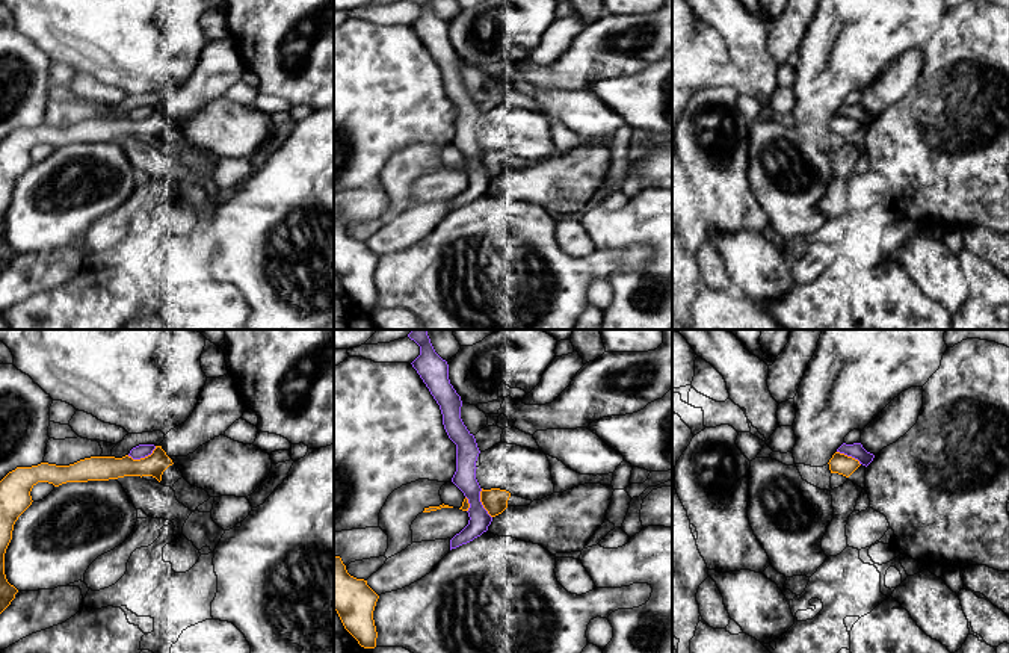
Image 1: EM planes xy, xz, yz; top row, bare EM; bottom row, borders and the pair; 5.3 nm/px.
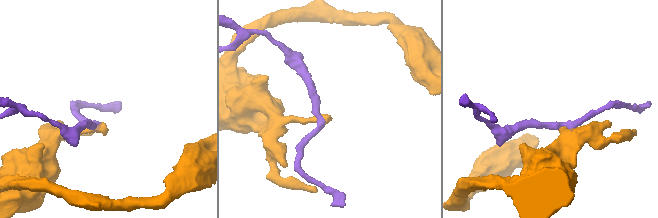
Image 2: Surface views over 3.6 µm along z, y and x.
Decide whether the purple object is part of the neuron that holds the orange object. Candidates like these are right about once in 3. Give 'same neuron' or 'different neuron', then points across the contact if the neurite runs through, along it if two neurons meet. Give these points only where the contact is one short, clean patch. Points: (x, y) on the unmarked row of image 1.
different neuron

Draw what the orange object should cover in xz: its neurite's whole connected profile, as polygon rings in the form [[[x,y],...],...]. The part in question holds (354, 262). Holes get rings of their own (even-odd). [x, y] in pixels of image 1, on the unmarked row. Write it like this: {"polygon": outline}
{"polygon": [[[334,218],[334,271],[344,290],[364,310],[376,308],[373,272],[379,257],[367,242],[350,237],[340,218]]]}

